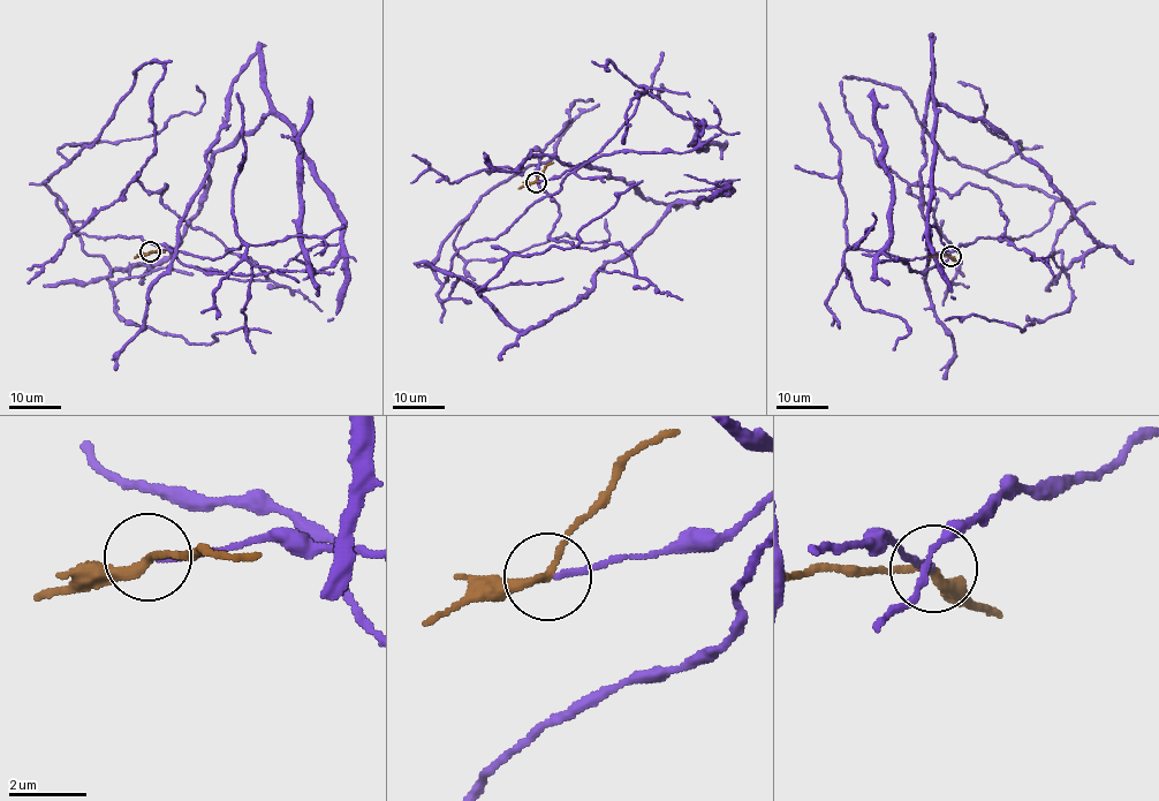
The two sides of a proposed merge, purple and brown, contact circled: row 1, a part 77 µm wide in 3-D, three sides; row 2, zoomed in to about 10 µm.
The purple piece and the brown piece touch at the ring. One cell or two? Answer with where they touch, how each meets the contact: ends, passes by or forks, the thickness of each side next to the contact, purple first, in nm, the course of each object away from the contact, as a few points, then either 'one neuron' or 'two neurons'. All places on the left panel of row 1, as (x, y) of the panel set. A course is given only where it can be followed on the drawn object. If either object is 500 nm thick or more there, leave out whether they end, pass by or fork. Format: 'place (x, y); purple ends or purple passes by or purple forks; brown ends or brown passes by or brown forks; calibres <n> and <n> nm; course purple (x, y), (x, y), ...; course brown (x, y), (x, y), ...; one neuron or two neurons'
place (150, 251); purple ends; brown passes by; calibres 170 and 200 nm; course purple (150, 252), (256, 53), (270, 110), (167, 258), (111, 274), (45, 182), (167, 61), (141, 183), (323, 310); course brown (149, 252), (164, 251); two neurons

